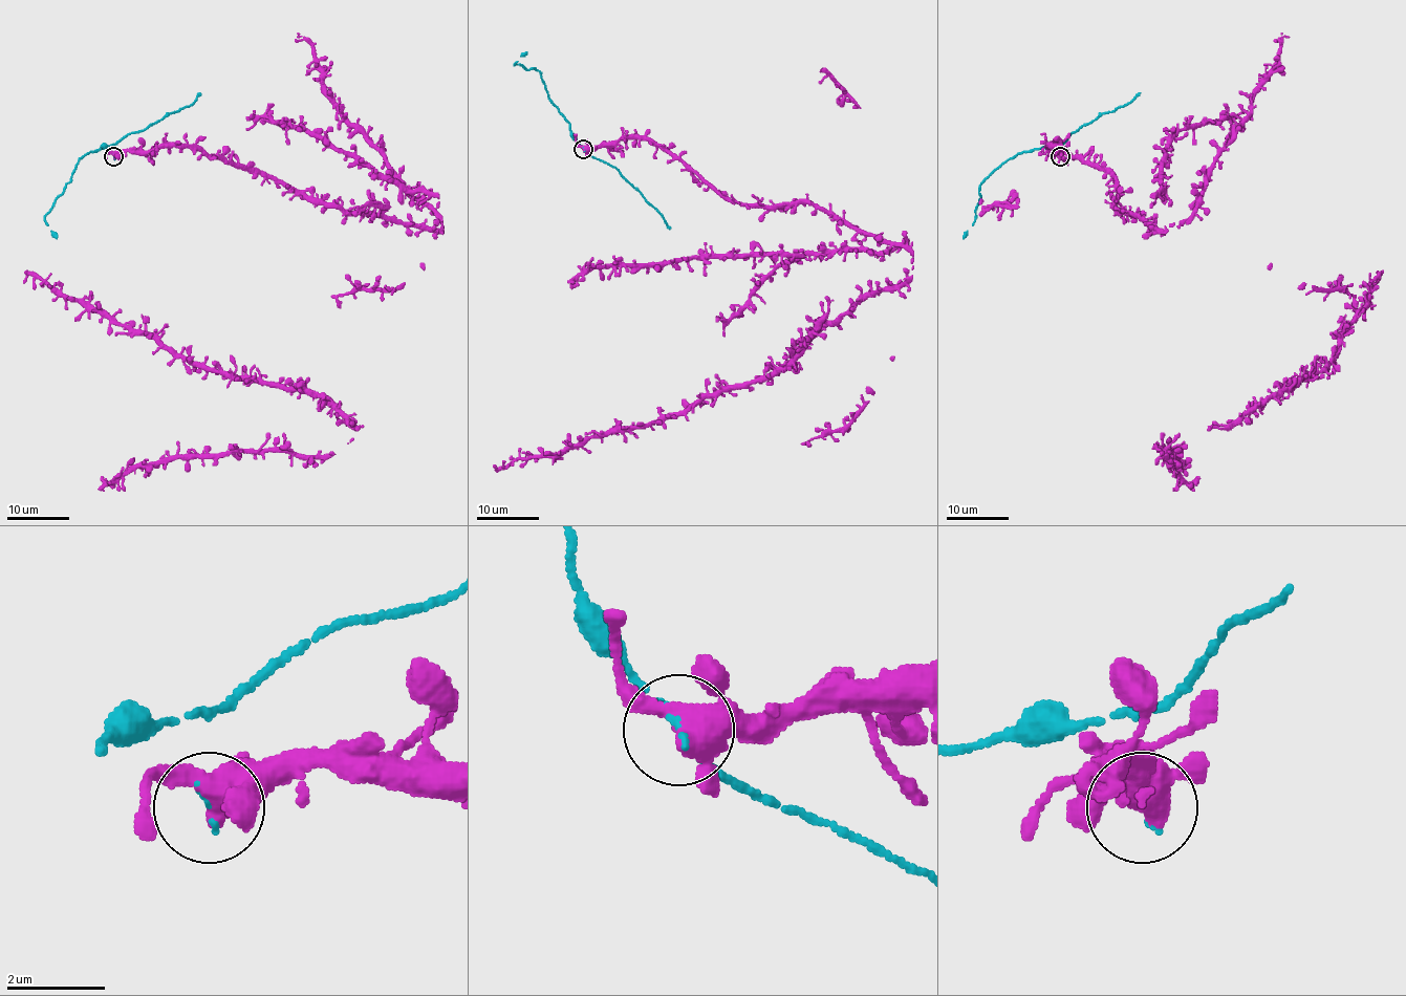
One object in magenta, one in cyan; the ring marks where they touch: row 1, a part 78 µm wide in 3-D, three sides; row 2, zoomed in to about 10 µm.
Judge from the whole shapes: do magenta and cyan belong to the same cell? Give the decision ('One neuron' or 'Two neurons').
One neuron

